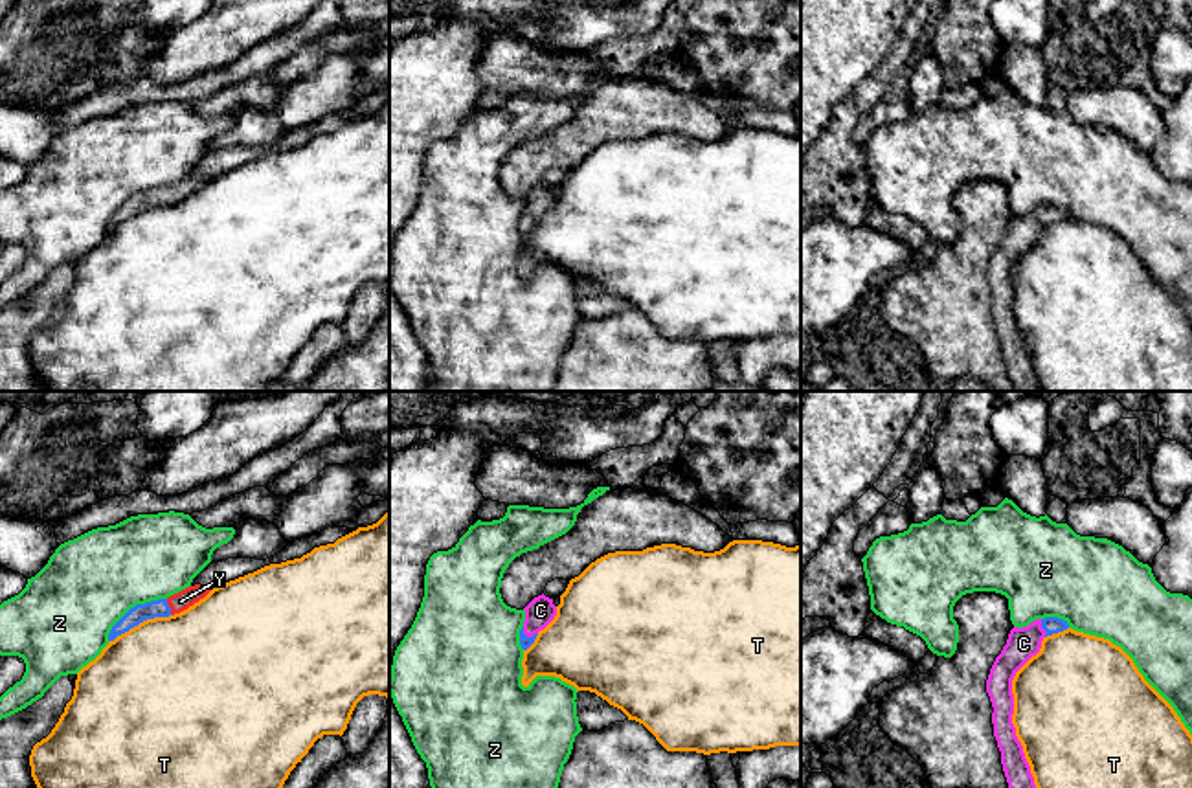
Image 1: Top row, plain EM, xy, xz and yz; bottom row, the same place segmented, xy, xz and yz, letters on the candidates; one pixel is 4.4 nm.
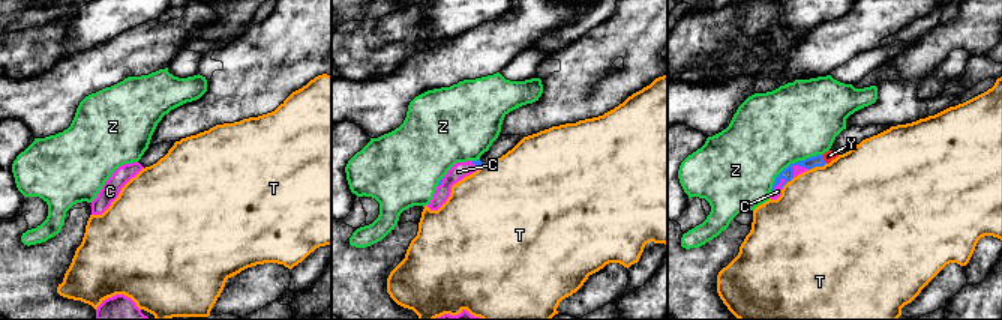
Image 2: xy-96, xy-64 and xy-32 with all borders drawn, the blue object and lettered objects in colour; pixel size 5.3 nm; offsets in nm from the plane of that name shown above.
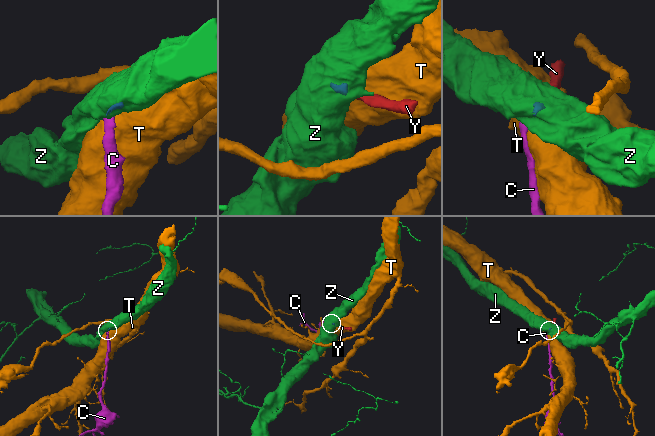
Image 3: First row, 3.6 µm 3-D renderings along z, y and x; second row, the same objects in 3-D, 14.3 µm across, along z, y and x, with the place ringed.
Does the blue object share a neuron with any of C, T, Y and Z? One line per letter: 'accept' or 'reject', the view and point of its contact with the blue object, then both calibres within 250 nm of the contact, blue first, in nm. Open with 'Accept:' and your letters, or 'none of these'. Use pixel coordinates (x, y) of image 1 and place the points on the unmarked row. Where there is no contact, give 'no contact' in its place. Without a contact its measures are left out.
Accept: C, Y
C: accept | xz (526, 225) | 50/120 nm
T: reject | xy (140, 210) | 80/480 nm
Y: accept | xy (168, 195) | 80/90 nm
Z: reject | xy (134, 195) | 80/400 nm

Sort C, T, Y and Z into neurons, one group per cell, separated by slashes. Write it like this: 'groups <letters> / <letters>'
groups C Y / T / Z

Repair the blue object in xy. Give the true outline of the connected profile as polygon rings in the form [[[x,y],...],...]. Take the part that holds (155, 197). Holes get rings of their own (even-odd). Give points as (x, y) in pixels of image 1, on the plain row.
[[[195,173],[189,174],[167,187],[151,189],[145,193],[136,193],[130,197],[110,219],[108,230],[114,230],[118,224],[129,220],[130,217],[138,215],[140,211],[154,206],[169,206],[180,202],[204,187],[211,178]]]

